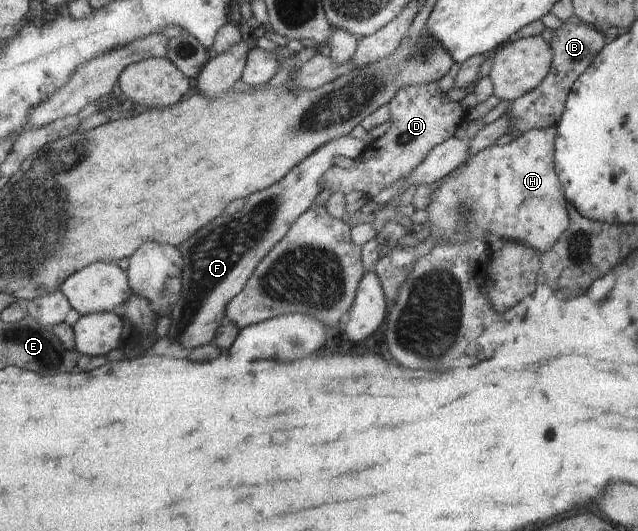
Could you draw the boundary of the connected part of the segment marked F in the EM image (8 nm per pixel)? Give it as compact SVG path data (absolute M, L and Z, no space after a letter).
M387 121L371 128L367 141L346 135L327 142L321 149L305 158L305 161L294 166L287 176L275 185L249 196L241 210L234 214L221 214L215 221L209 222L183 242L178 248L184 262L182 288L179 300L170 314L171 325L167 336L175 341L175 344L189 350L213 341L217 328L226 317L225 310L229 302L245 289L256 266L264 260L277 242L287 236L288 230L311 207L319 192L323 190L321 178L327 170L335 166L333 160L337 156L360 157L369 144L383 136L390 126L391 123Z

